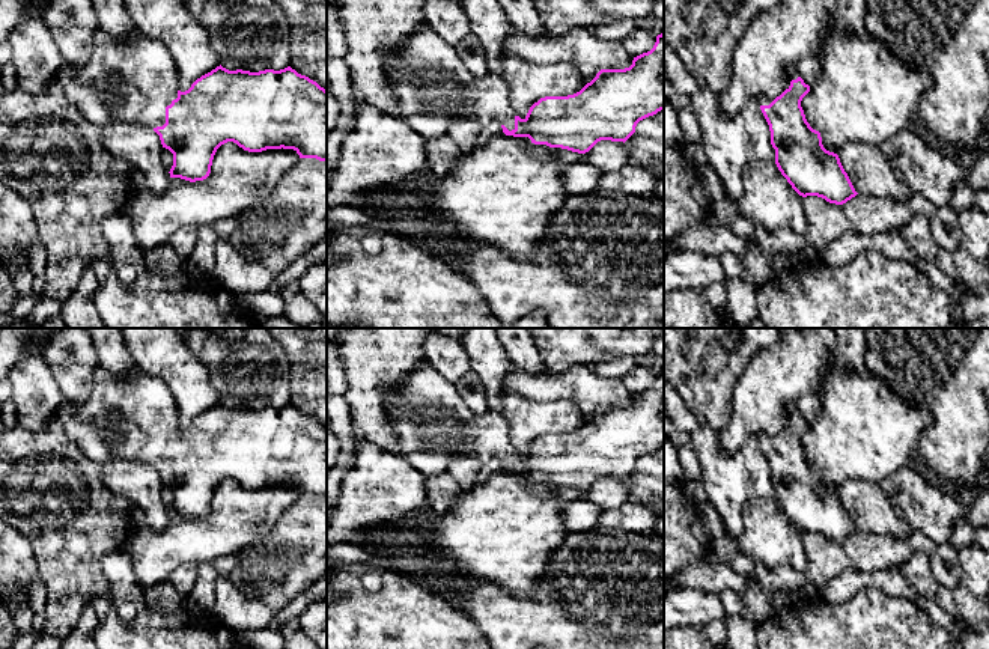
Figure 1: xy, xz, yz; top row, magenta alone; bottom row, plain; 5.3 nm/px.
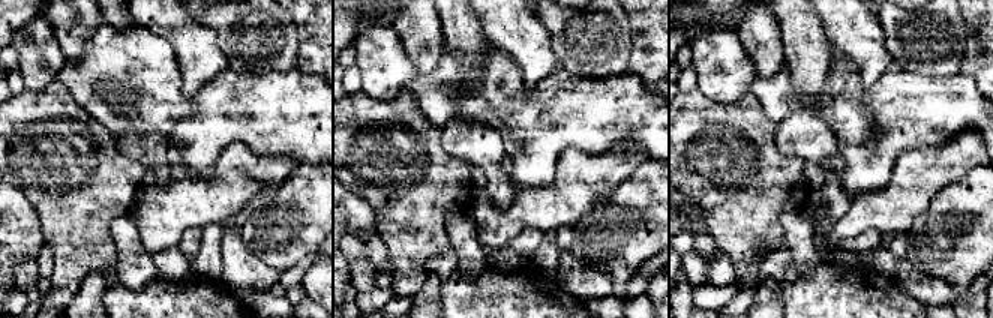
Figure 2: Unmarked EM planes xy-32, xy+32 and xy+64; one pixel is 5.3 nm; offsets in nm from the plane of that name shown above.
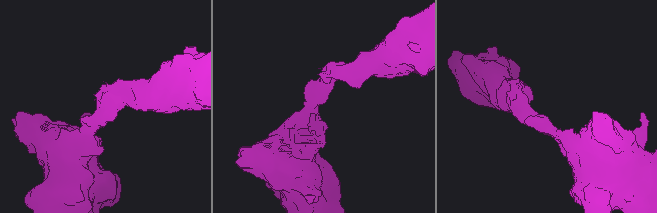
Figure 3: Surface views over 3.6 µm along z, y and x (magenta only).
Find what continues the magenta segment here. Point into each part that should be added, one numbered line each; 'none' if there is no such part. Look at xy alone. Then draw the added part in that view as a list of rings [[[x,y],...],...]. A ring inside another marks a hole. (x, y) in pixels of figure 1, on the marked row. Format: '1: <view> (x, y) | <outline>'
1: xy (131, 83) | [[[98,27],[89,62],[81,68],[69,63],[56,80],[83,117],[101,129],[119,123],[151,129],[163,126],[166,107],[178,98],[178,71],[170,51],[161,41],[138,30],[119,44]]]

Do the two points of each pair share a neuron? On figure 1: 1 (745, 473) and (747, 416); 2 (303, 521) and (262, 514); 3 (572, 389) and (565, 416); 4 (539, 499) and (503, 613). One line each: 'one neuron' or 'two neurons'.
1: two neurons
2: two neurons
3: two neurons
4: two neurons

